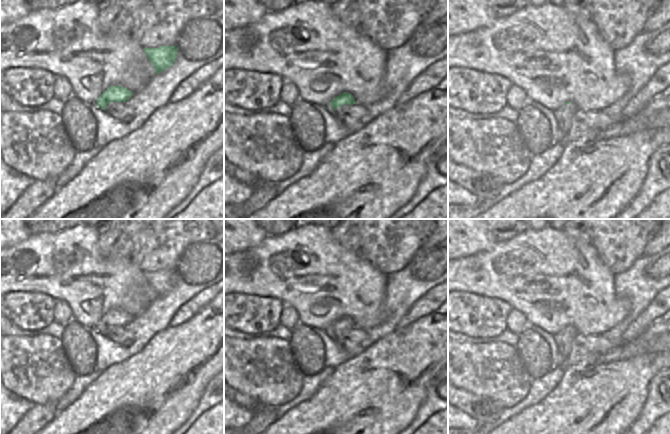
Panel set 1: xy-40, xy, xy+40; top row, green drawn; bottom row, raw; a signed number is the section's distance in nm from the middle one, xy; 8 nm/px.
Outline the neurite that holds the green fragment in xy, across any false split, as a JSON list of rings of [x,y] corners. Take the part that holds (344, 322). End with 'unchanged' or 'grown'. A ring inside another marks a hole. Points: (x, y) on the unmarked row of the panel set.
[[[346,316],[340,318],[334,322],[326,331],[329,338],[341,344],[341,339],[352,329],[356,328],[356,325],[352,318]]]; grown

